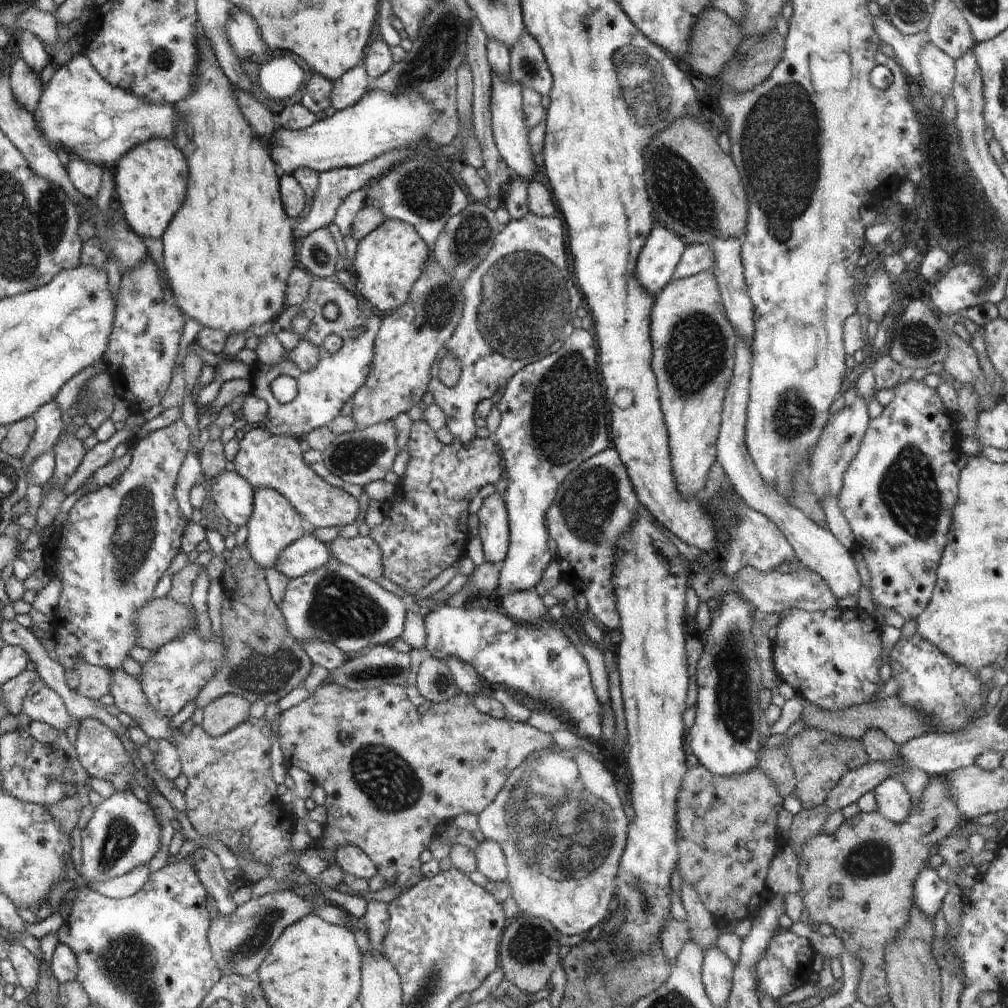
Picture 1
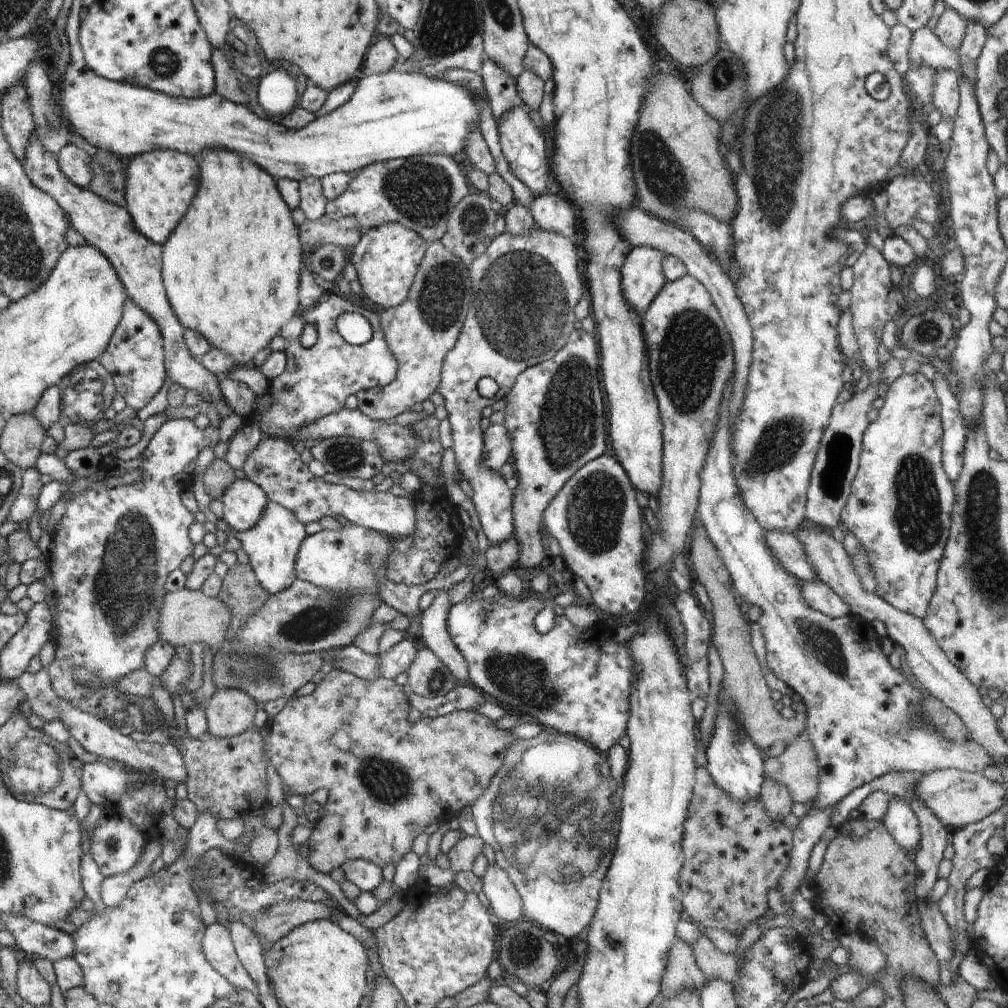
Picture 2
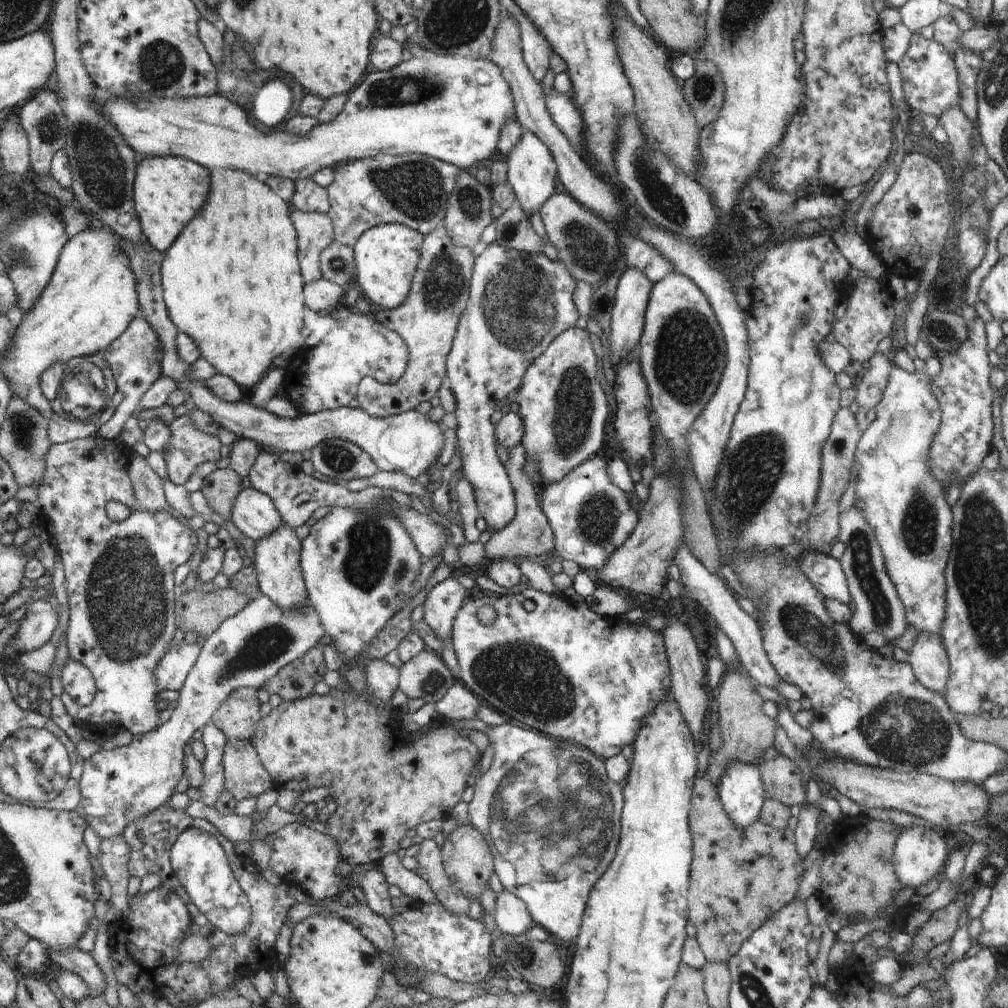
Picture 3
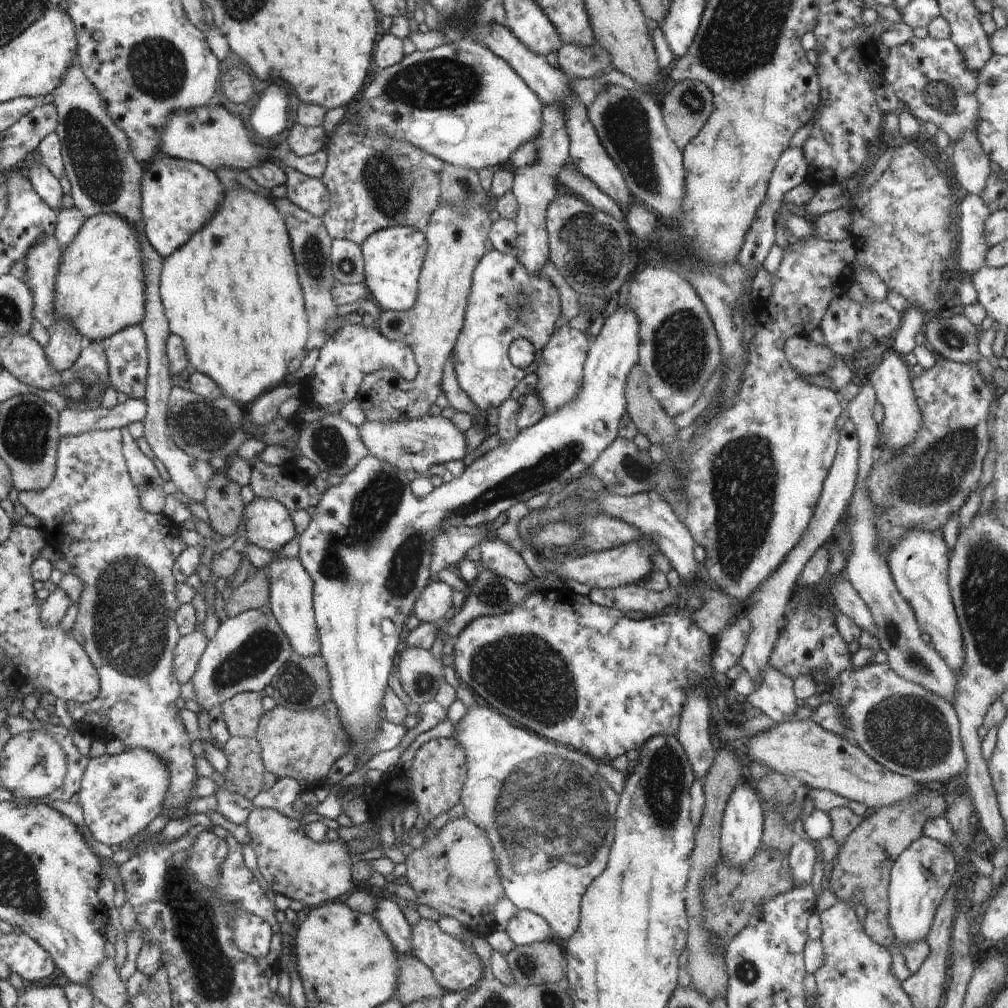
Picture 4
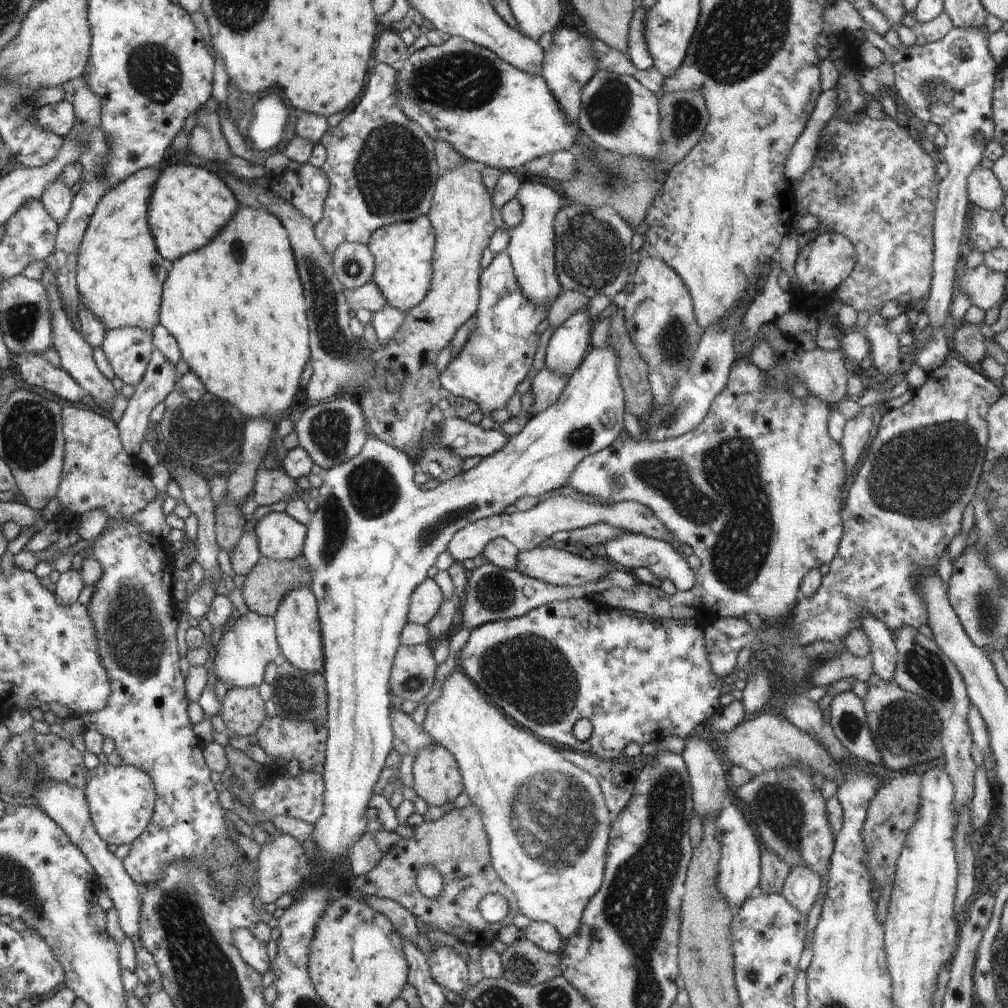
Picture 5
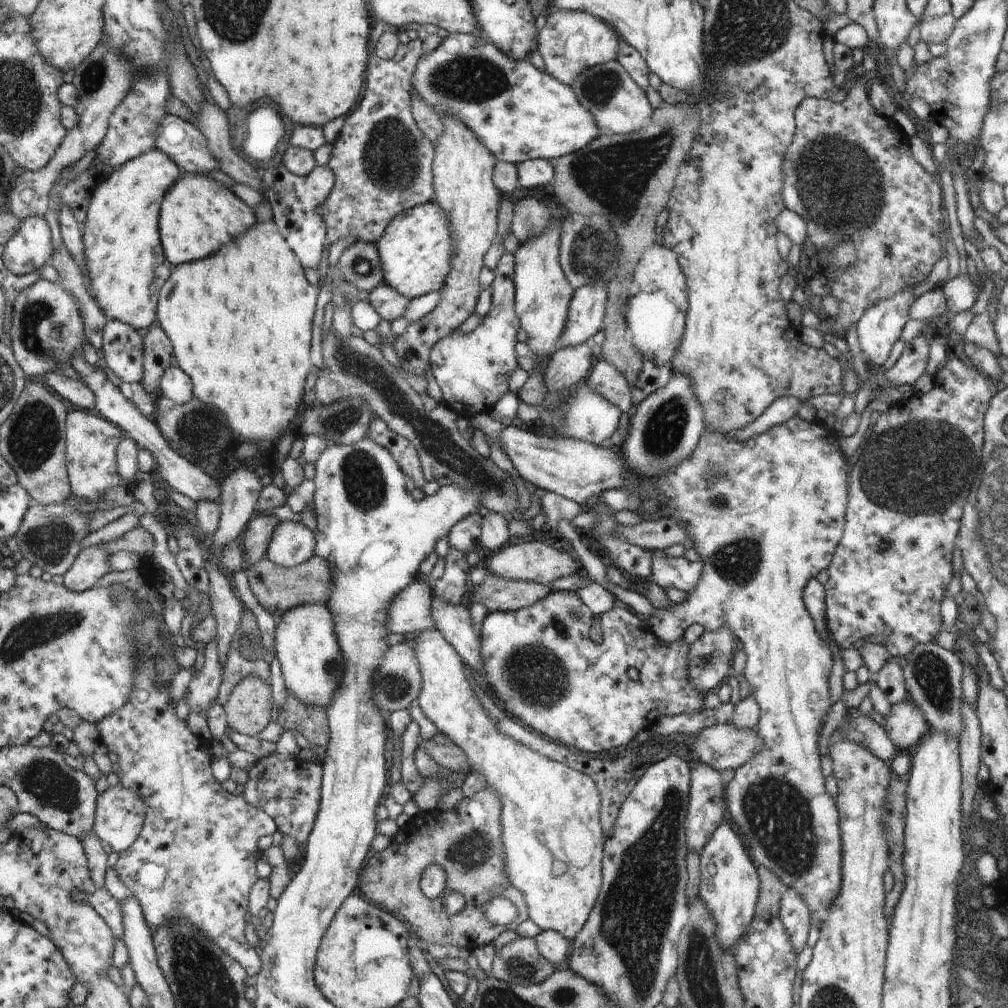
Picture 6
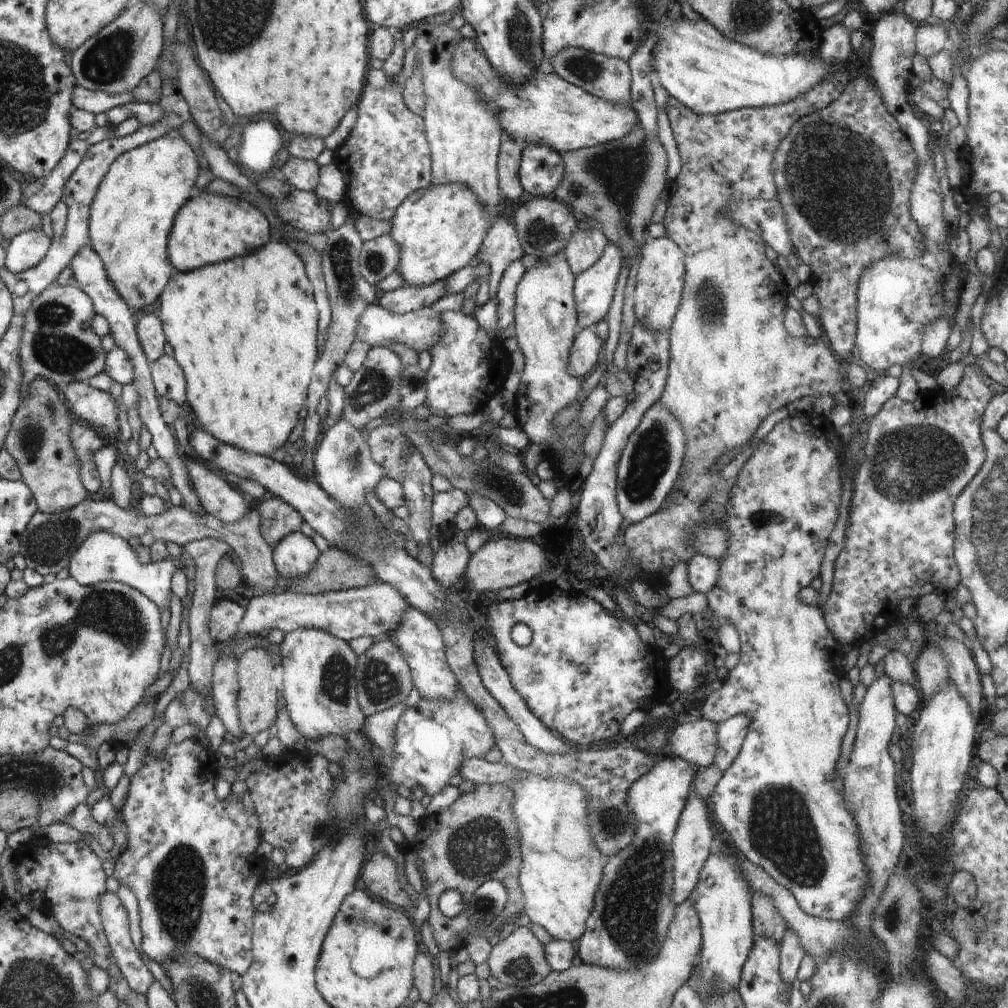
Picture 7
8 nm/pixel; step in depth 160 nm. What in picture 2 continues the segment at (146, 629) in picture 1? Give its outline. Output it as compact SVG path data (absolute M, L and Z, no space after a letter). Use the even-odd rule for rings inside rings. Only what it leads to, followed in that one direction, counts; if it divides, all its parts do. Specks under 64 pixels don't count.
M182 588L176 592L167 592L163 596L156 632L160 641L175 647L204 642L217 651L224 640L230 619L229 608L218 597L208 597L200 590Z

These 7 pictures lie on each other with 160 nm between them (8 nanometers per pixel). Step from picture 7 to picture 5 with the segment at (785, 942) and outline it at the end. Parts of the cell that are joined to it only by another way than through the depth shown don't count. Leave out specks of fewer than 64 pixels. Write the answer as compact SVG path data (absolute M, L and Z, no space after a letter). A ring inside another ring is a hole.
M796 866L791 868L781 893L788 904L796 908L802 916L808 918L809 912L819 896L822 886L821 878L810 868Z

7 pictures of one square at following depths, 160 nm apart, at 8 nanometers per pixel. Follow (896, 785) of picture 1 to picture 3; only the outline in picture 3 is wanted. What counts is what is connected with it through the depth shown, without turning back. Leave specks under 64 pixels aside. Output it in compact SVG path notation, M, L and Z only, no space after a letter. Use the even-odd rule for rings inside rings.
M924 826L902 827L900 836L896 838L893 856L894 872L896 872L898 884L918 891L919 887L927 884L935 874L944 871L949 855L946 849L946 842L938 829L924 828Z

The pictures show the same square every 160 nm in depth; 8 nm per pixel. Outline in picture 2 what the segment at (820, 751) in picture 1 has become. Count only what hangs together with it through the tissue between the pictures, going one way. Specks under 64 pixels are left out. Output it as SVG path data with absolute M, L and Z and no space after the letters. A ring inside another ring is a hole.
M805 735L787 743L779 756L766 755L764 765L766 776L784 783L794 803L800 802L806 808L815 804L819 785L817 754Z

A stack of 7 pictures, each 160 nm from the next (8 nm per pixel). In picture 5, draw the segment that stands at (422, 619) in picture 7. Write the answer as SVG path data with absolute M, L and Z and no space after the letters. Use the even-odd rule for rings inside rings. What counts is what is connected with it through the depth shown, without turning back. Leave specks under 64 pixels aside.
M458 666L446 676L441 687L440 697L428 706L428 714L426 714L426 719L421 725L422 731L426 732L433 740L436 740L437 744L444 746L454 756L462 774L464 782L463 792L468 794L471 804L474 804L476 808L480 808L480 814L482 814L482 820L484 820L484 830L486 830L488 840L490 840L492 867L496 870L500 880L506 884L506 887L516 894L520 913L532 921L552 924L558 930L562 939L568 939L578 931L584 914L584 908L587 908L588 904L590 904L592 896L599 892L603 882L609 836L613 832L615 822L613 816L608 812L608 808L606 808L604 794L596 778L593 778L588 772L575 766L572 762L568 762L558 752L555 745L546 740L536 738L531 732L522 729L509 720L487 696L481 693L477 685L468 678L466 672L463 672Z

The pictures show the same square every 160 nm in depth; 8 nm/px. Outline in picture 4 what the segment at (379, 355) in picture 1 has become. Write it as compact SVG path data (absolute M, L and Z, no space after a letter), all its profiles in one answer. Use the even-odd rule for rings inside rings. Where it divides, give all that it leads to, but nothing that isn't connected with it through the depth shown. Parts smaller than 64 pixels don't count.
M440 198L440 206L436 208L435 212L432 212L424 233L428 240L428 248L419 276L416 304L408 311L382 311L375 325L386 340L401 342L412 350L418 374L414 380L408 381L398 372L394 372L392 368L384 368L364 376L357 399L361 402L368 422L400 422L400 420L423 418L436 404L436 400L444 388L446 363L455 348L460 332L462 332L468 296L470 296L472 288L472 275L486 254L485 242L493 224L489 216L490 207L491 204L480 204L480 206L470 206L462 212L458 206L446 204L444 198Z

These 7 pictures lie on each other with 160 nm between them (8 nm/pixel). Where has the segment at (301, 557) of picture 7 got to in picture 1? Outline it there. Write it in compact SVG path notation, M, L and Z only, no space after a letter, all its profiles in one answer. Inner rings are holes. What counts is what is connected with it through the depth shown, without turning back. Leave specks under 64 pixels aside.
M222 471L211 478L210 494L220 512L236 526L247 524L254 510L254 488L236 471Z

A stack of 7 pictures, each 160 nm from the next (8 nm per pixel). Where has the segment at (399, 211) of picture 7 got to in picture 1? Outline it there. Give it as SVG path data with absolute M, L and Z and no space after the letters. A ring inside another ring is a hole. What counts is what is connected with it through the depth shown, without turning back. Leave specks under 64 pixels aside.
M386 219L375 231L359 240L353 258L356 286L364 296L366 305L376 306L380 312L388 314L407 303L414 283L431 257L432 252L411 224Z

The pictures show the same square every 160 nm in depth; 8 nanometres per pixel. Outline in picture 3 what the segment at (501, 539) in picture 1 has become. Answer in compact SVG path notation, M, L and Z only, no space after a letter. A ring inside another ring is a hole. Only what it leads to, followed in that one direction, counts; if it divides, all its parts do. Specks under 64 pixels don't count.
M495 242L477 252L468 302L460 316L452 349L447 357L445 384L450 386L456 398L453 414L458 420L455 434L460 452L460 472L472 484L479 515L486 520L490 531L502 530L516 517L515 493L504 465L498 458L491 416L498 402L508 398L510 392L519 390L526 370L548 349L552 340L568 328L576 327L580 315L573 300L575 287L576 280L572 274L568 274L566 266L559 259L549 260L543 253L520 252Z

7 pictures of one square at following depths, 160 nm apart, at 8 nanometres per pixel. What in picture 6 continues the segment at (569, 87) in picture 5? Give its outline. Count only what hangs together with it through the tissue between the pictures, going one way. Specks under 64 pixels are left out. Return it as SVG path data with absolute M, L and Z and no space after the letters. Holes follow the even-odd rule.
M553 10L546 15L546 26L538 34L538 52L544 59L546 74L556 78L562 84L572 87L576 76L586 66L595 66L616 60L622 38L616 28L582 10Z

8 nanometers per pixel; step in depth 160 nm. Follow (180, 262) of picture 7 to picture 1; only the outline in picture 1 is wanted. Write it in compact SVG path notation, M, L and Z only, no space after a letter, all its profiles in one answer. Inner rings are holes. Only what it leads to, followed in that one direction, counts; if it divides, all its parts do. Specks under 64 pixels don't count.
M149 138L117 160L114 202L124 211L125 222L132 231L140 237L161 238L186 200L188 171L183 152L166 138Z

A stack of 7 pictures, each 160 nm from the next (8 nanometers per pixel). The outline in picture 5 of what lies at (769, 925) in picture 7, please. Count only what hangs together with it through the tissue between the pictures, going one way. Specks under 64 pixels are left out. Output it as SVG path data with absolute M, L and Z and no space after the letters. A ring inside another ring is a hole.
M761 852L761 880L758 893L764 896L781 894L790 870L791 868L778 856L774 856L774 852Z

